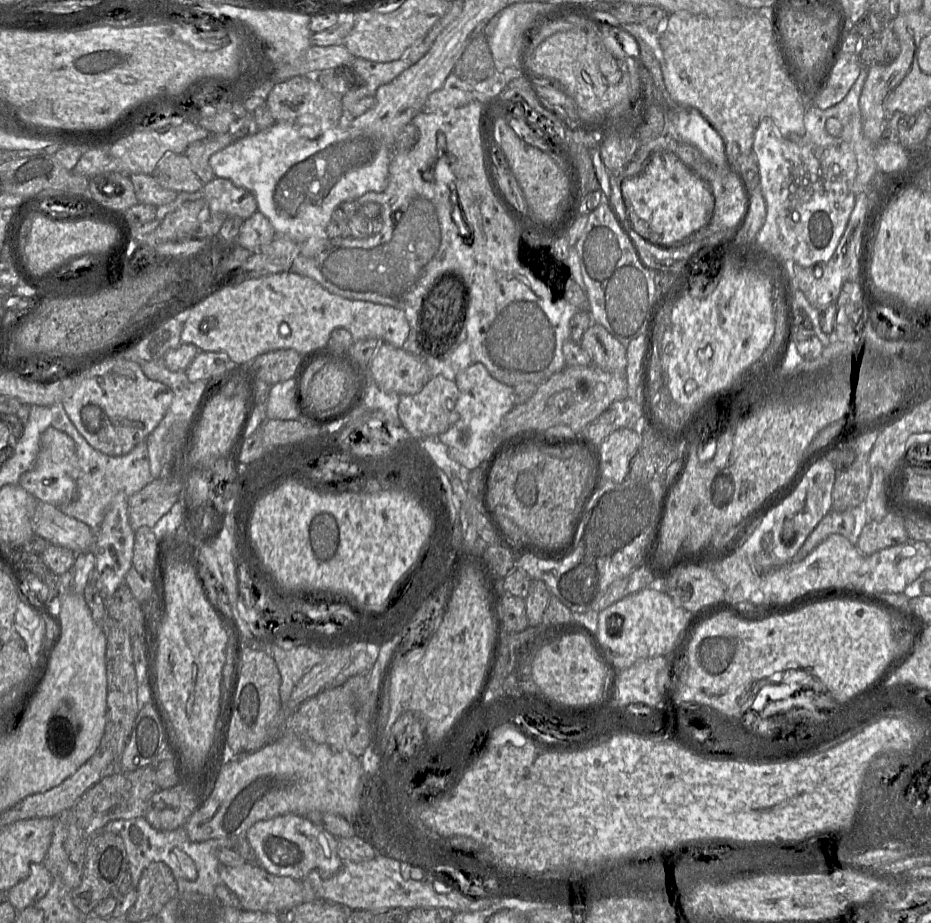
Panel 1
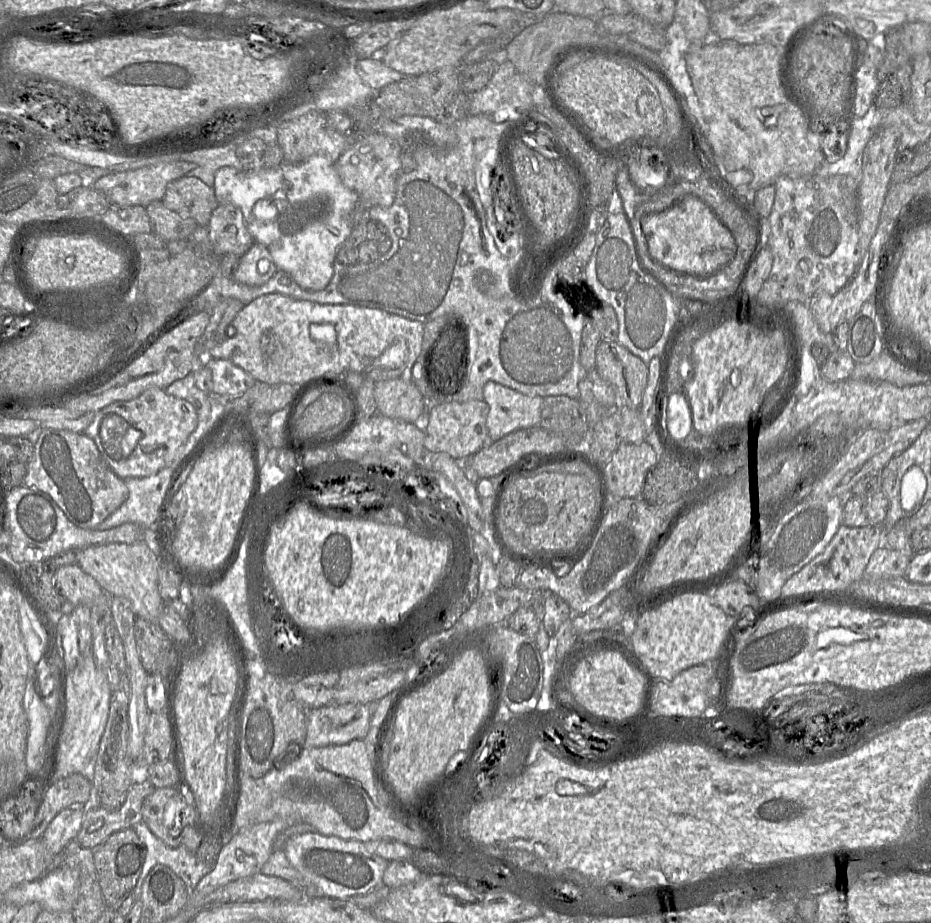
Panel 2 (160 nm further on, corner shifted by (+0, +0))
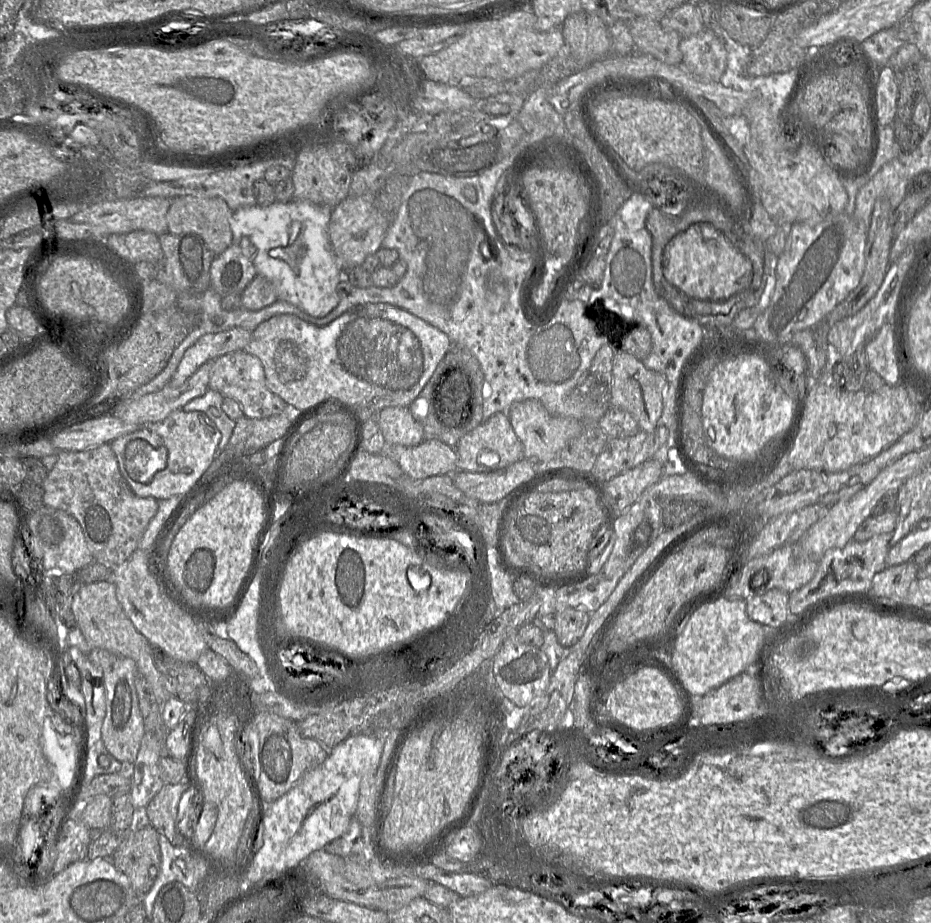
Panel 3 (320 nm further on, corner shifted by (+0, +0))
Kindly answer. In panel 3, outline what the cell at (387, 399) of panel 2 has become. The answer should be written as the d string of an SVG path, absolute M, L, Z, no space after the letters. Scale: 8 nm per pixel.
M386 407L378 412L378 425L387 445L413 447L424 440L423 425L411 414L409 407Z

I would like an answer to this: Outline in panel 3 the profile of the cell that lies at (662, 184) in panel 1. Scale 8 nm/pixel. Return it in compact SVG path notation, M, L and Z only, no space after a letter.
M694 223L666 246L663 274L673 287L691 298L721 301L748 289L753 269L747 258L720 231L708 223Z

